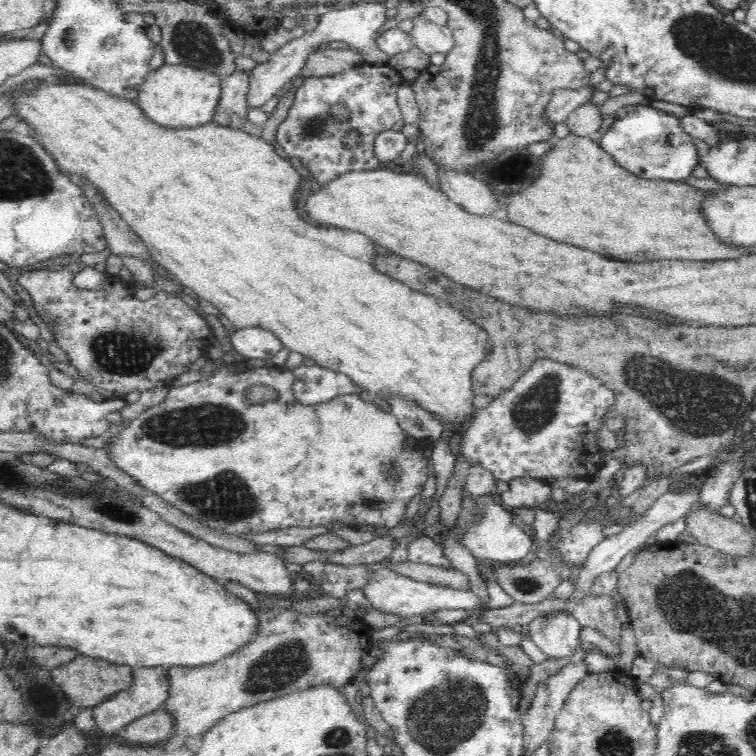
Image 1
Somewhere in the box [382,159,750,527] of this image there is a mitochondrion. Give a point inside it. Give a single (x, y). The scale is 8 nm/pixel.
(701, 408)

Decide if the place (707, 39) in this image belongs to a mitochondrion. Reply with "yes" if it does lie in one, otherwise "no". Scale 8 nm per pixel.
yes

